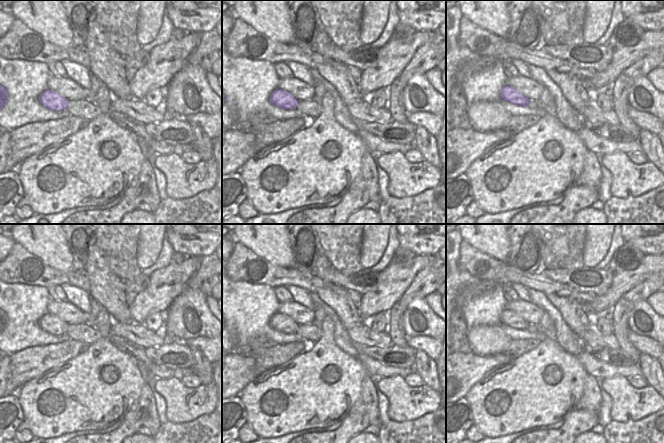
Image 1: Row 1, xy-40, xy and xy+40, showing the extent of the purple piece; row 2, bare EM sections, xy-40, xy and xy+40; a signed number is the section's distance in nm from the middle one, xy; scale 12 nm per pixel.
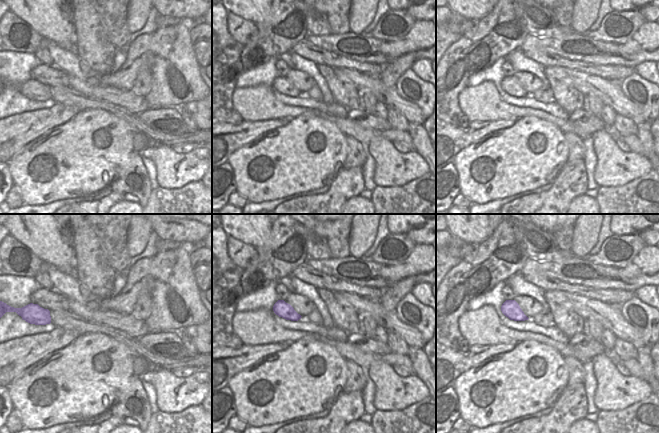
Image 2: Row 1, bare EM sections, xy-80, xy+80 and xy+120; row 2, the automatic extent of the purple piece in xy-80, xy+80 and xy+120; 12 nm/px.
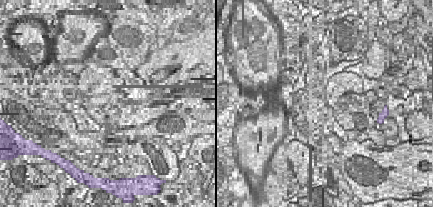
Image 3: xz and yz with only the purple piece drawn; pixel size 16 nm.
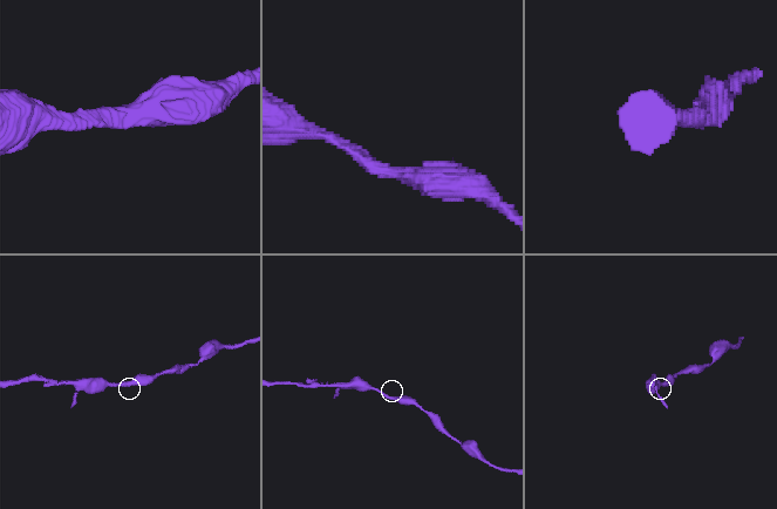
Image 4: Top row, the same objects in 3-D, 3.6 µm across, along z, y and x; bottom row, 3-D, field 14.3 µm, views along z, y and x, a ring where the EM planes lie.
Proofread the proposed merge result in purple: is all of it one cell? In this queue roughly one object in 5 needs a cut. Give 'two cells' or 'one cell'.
one cell

